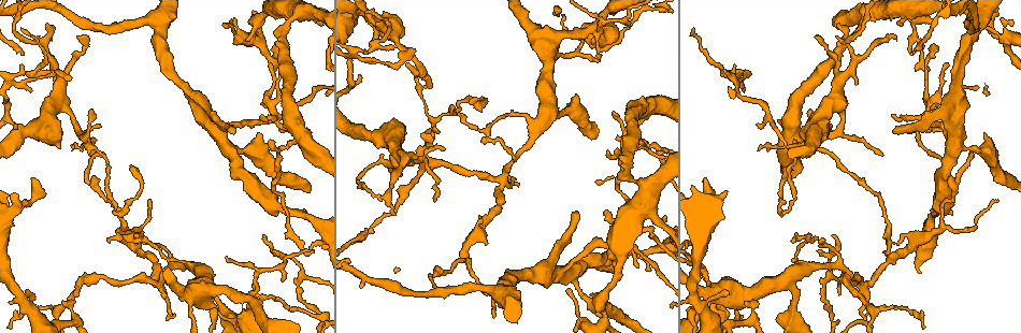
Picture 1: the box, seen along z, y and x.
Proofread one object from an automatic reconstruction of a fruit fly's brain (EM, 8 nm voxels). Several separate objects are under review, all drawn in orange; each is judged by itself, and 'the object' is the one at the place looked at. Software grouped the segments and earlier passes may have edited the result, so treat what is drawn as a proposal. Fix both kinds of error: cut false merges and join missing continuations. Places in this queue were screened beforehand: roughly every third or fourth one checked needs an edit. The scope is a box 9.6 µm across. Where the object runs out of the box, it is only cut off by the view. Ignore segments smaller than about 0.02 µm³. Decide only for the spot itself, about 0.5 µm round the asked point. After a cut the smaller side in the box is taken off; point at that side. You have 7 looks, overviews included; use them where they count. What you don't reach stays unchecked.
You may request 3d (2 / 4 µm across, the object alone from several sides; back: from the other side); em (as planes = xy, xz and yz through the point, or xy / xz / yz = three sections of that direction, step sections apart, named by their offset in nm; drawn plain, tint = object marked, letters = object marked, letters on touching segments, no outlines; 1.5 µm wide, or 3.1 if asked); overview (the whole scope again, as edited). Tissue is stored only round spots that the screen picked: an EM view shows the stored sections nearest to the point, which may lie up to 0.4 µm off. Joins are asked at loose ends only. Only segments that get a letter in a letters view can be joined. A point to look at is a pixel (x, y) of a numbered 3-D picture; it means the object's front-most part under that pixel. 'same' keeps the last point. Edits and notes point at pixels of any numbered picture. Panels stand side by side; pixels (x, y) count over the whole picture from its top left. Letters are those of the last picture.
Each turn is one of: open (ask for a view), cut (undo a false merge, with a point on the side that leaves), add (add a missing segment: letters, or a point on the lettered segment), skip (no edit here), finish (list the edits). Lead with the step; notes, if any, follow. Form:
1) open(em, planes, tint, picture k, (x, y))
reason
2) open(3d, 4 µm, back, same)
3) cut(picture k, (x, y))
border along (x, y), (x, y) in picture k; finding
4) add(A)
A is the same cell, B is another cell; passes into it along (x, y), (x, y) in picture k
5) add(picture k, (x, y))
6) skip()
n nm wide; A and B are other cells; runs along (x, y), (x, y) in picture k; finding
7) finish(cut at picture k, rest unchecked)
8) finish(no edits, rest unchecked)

open(3d, 2 µm, picture 1, (612, 264))
tapers out

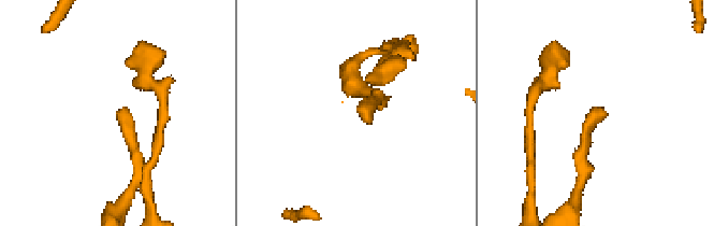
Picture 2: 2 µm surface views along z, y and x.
open(em, yz, step 8, plain, picture 2, (604, 111))

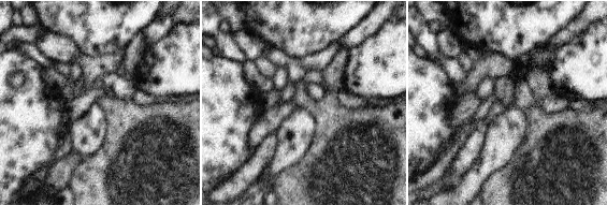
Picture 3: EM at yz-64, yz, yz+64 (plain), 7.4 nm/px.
open(em, yz, step 8, letters, same)
what lies round it

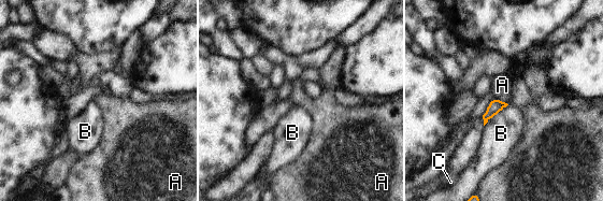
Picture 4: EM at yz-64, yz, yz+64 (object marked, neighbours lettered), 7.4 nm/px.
skip()
100 nm wide; B touches over 260 nm; A, B and C are other cells; none of them fits

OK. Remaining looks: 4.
open(3d, 4 µm, picture 1, (573, 214))
an open end

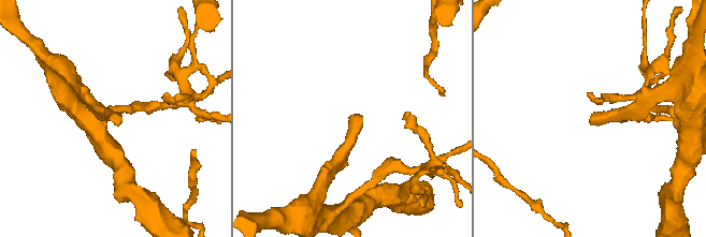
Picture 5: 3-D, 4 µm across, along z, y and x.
open(em, planes, plain, picture 5, (591, 121))
now the EM

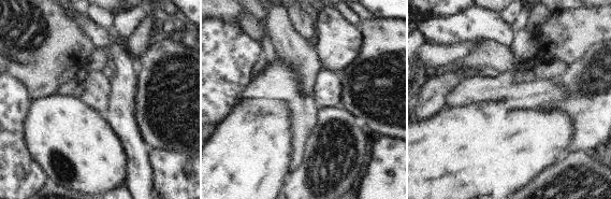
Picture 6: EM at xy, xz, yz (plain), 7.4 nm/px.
open(em, planes, letters, same)
what lies round it

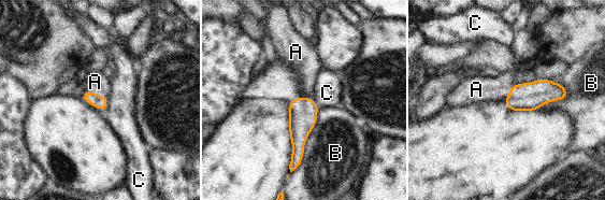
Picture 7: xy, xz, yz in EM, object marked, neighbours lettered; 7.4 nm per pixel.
add(A)
A is the same cell, B and C are other cells; passes into it along (100, 102), (95, 93), (95, 82) in picture 7; the cell continues

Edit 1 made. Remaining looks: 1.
open(em, planes, letters, picture 1, (883, 155))
tapers out

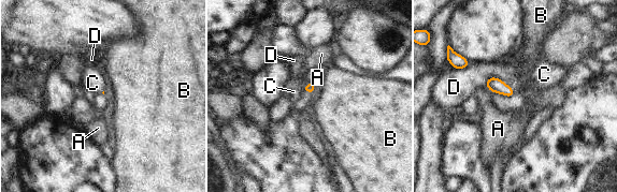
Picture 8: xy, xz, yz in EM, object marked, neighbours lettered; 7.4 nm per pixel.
skip()
A, B, C and D are other cells; border along (503, 82), (516, 92) in picture 8; none of them fits

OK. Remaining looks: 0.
finish(add at picture 7, rest unchecked)

